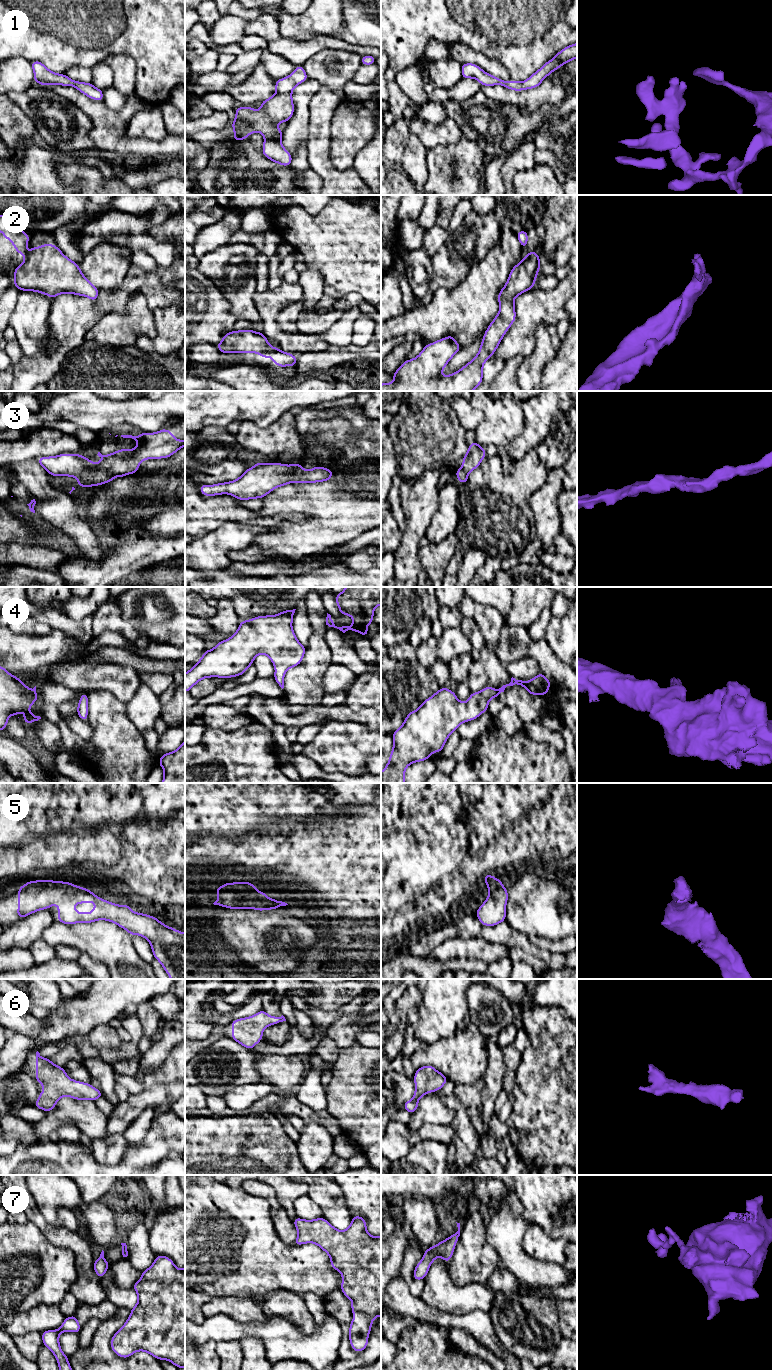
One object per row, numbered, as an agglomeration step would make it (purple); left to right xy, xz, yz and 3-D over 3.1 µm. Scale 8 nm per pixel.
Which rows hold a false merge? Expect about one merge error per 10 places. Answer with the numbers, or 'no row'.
2

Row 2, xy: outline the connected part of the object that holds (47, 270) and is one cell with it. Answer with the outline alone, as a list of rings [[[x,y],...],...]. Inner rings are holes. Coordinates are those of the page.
[[[43,244],[31,248],[25,261],[14,270],[13,285],[22,291],[34,291],[50,296],[52,299],[59,294],[76,294],[96,301],[99,290],[83,275],[77,262],[66,257],[53,244]]]

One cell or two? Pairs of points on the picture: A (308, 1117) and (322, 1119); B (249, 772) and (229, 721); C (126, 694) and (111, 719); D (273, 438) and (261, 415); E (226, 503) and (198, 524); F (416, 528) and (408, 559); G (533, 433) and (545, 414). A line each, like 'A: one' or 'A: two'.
A: one
B: two
C: two
D: two
E: one
F: one
G: one

